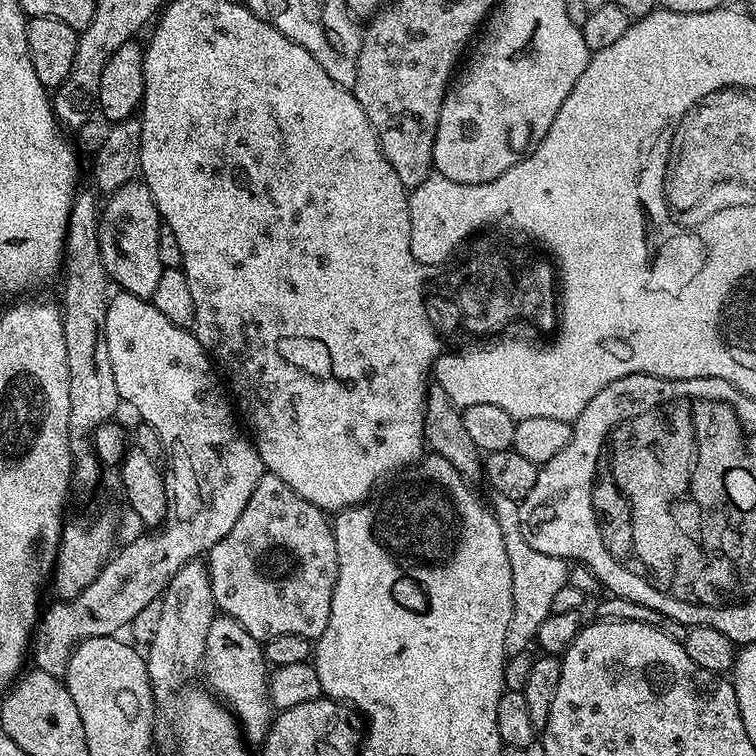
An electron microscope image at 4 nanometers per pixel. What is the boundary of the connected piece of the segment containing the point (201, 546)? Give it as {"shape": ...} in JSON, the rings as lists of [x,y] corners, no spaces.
{"shape":[[[121,291],[109,299],[102,331],[106,334],[106,350],[110,350],[114,386],[118,386],[121,401],[127,407],[129,404],[143,423],[158,430],[158,438],[162,438],[170,464],[172,460],[168,516],[162,527],[153,531],[156,532],[153,536],[140,536],[130,541],[121,552],[119,549],[105,564],[98,578],[82,590],[82,594],[43,609],[30,641],[30,660],[36,663],[33,665],[39,671],[58,677],[63,677],[68,660],[80,641],[117,635],[121,631],[119,628],[138,619],[151,604],[153,607],[159,601],[168,588],[170,578],[174,578],[184,564],[203,557],[214,545],[222,542],[222,538],[230,534],[234,522],[238,522],[242,510],[246,510],[246,502],[250,502],[254,486],[258,486],[266,474],[262,458],[234,411],[233,401],[213,365],[212,357],[198,342],[195,331],[174,326],[170,318],[164,317],[153,306],[151,299]]]}

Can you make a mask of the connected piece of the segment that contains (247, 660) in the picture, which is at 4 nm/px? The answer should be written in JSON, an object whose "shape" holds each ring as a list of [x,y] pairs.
{"shape":[[[218,614],[210,622],[210,631],[206,633],[206,654],[202,665],[202,676],[208,679],[207,687],[211,689],[217,700],[221,701],[226,708],[231,708],[232,715],[249,741],[263,742],[272,729],[274,709],[268,697],[268,673],[269,665],[264,659],[264,649],[261,641],[255,640],[245,628],[234,622],[234,618]]]}

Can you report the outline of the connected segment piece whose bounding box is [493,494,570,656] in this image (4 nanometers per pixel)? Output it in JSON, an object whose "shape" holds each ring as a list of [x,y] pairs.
{"shape":[[[502,494],[494,496],[493,512],[501,527],[503,545],[511,568],[511,582],[514,590],[511,622],[507,626],[506,646],[508,656],[527,651],[534,643],[538,627],[552,612],[554,597],[559,590],[567,587],[569,563],[560,556],[544,554],[529,544],[527,532],[521,524],[521,505],[519,501]]]}

